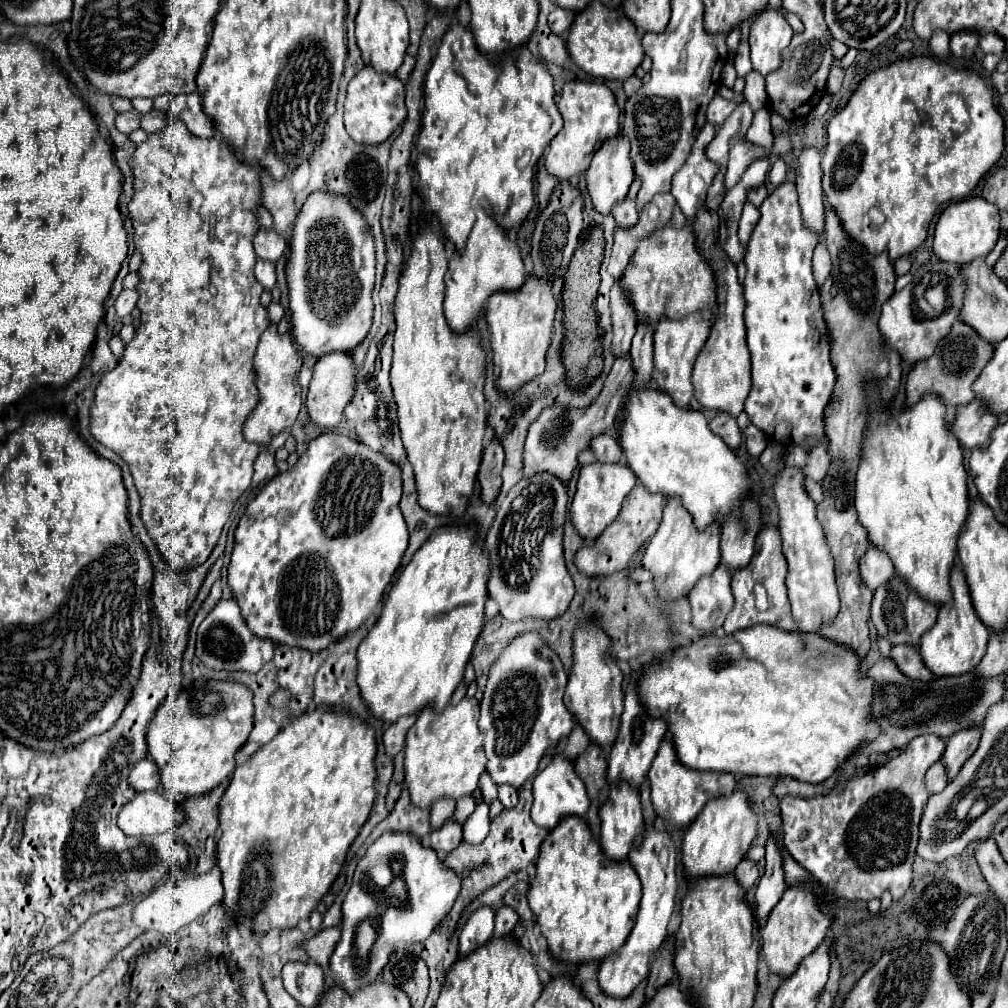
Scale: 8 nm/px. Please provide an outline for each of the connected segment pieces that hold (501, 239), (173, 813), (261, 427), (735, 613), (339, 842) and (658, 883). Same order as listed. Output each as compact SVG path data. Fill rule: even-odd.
M479 209L475 227L473 227L473 231L467 239L465 249L461 253L453 253L453 257L449 261L449 271L445 273L445 285L447 285L447 291L445 291L445 317L447 317L449 327L455 333L467 333L473 327L473 323L477 321L477 317L481 315L485 301L493 293L497 293L497 291L517 291L523 283L525 283L525 267L523 267L515 237L509 237L483 209Z
M157 791L135 793L119 811L119 829L135 837L165 833L183 821L185 813Z
M271 323L259 341L257 355L255 355L255 371L257 371L257 389L259 389L259 403L257 407L249 413L245 421L245 439L251 443L259 443L261 447L269 445L269 441L281 433L283 429L291 427L299 415L299 409L303 405L301 399L301 387L297 383L299 369L303 365L303 355L297 349L293 335L279 333L277 325Z
M763 527L757 535L755 541L755 555L751 557L751 563L739 571L735 571L731 587L735 595L735 607L725 619L723 631L727 635L753 627L757 623L767 623L775 625L783 631L797 631L795 621L791 619L789 611L789 599L787 599L787 587L785 587L785 577L787 577L787 563L781 553L781 537L775 527Z
M315 709L313 713L303 713L299 717L293 717L279 733L273 737L267 745L257 749L245 765L237 765L231 777L231 785L221 797L221 839L217 843L217 867L221 869L221 881L225 885L225 895L223 895L223 905L231 915L237 919L251 919L255 931L269 931L269 929L289 929L295 927L301 919L307 919L311 911L317 907L317 903L323 899L323 895L331 889L333 881L337 879L345 855L359 835L363 823L369 817L369 811L375 801L375 733L369 725L361 723L359 719L349 717L347 713L337 713L337 711L321 711Z
M665 827L647 829L641 845L629 853L629 863L641 879L643 897L641 897L635 927L633 927L631 935L627 937L625 945L621 947L621 951L617 955L607 957L599 965L599 985L601 985L603 993L609 993L611 997L629 997L629 993L633 993L633 989L649 975L651 957L657 953L657 949L663 945L663 941L667 937L667 925L673 915L675 895L677 895L675 847L673 847L673 841L667 835Z

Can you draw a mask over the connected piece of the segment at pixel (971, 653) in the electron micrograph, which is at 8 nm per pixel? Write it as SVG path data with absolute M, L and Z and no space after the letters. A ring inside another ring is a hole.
M953 569L951 571L951 589L953 589L953 605L943 605L939 609L939 619L937 623L921 637L921 647L919 653L925 661L925 665L939 677L955 677L961 673L969 673L977 667L981 657L985 655L987 641L989 641L989 629L981 623L981 619L975 615L975 609L971 605L971 595L967 581L963 577L963 571Z

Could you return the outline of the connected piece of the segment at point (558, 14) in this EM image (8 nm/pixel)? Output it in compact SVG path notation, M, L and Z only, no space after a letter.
M555 7L551 13L549 13L549 27L555 35L563 35L569 25L573 23L575 19L575 13L573 11L567 11L567 9L561 9L561 7Z

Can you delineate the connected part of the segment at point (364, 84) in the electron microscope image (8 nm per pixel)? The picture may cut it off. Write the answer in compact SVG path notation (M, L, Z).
M369 67L361 69L347 87L345 99L345 129L355 143L379 145L405 121L405 85L389 73L377 73Z

